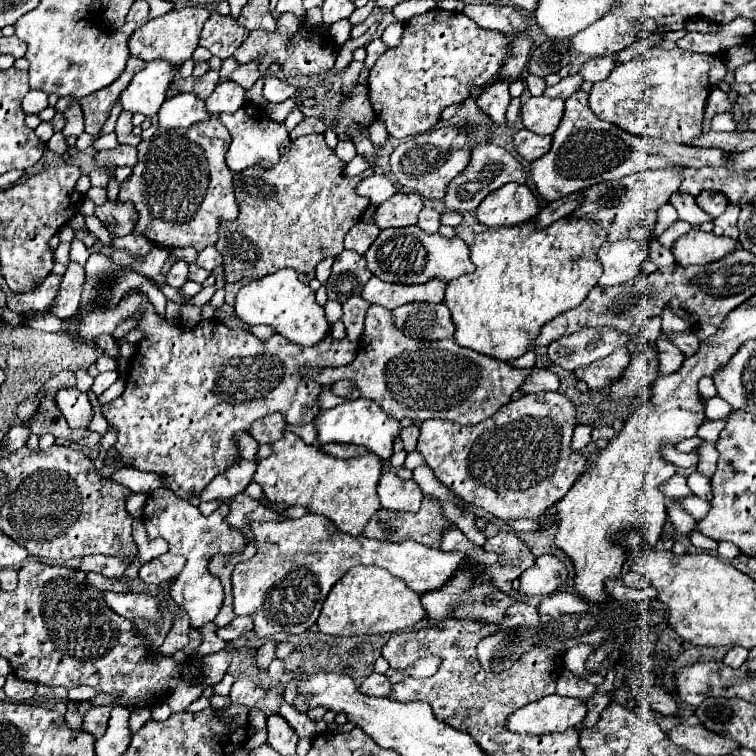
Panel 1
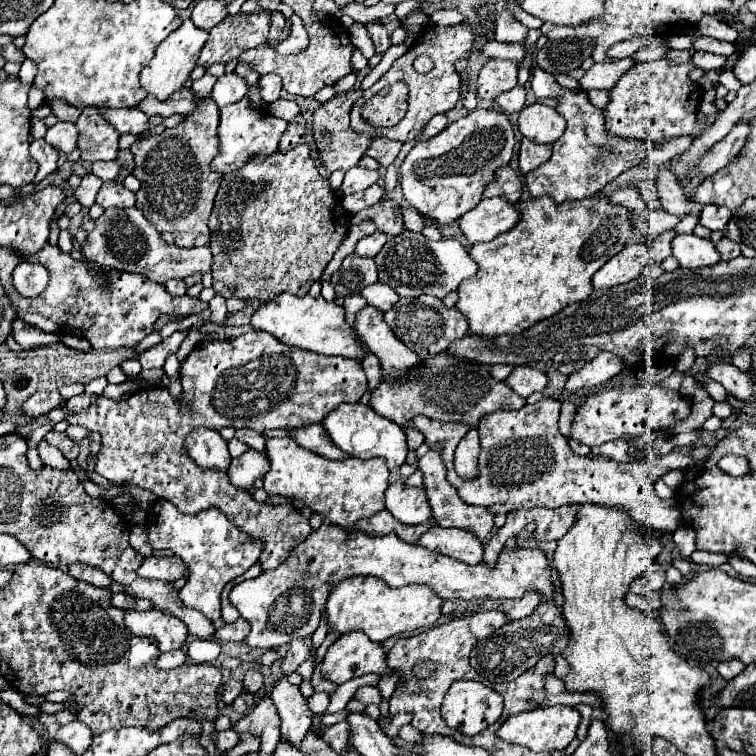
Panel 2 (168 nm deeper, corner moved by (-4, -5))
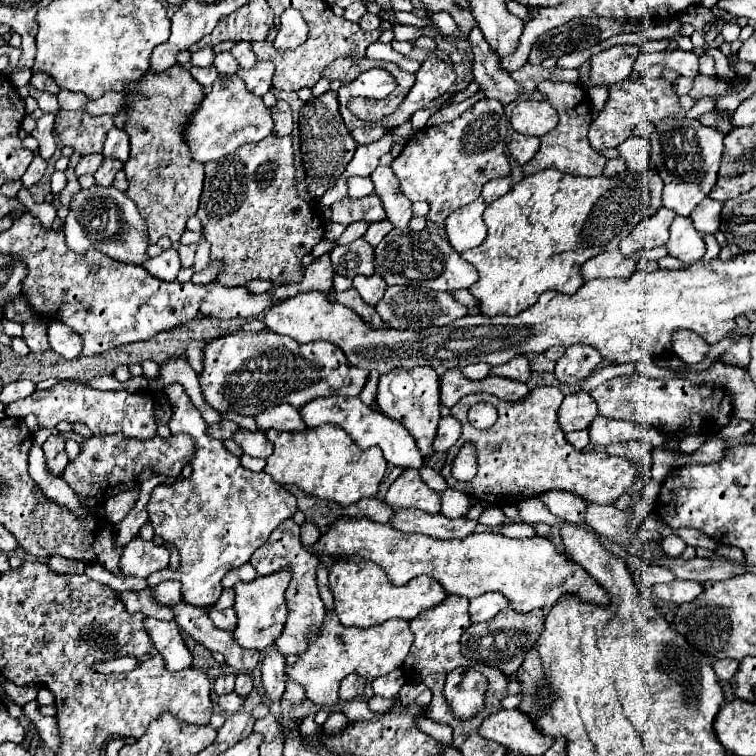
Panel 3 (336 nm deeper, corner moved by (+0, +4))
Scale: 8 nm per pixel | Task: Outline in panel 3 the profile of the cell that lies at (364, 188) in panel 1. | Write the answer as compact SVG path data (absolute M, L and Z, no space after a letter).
M349 177L347 189L349 189L351 199L359 199L373 193L373 181L369 177Z

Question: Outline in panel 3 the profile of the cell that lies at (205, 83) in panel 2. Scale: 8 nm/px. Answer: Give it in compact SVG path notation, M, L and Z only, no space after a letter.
M209 65L209 67L189 67L189 73L197 79L197 83L201 83L203 87L211 87L213 81L217 79L217 69L215 65Z

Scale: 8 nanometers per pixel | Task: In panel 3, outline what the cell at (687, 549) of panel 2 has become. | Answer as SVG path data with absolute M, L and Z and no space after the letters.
M669 535L669 537L665 537L665 539L661 541L661 547L663 547L665 555L669 555L669 557L679 557L687 545L685 545L685 541L683 541L681 537Z

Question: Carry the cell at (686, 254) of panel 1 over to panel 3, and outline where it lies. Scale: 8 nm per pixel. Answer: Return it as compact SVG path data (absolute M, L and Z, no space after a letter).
M675 217L669 229L669 241L665 243L667 253L685 265L691 265L693 261L699 261L705 255L705 243L701 233L693 229L693 223L689 217Z

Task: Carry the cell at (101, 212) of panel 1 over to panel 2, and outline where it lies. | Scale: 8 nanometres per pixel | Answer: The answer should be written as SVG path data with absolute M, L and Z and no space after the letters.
M109 180L97 192L97 204L103 210L107 210L107 208L133 208L135 194L129 192L127 188L123 188L121 184L115 184L113 180Z

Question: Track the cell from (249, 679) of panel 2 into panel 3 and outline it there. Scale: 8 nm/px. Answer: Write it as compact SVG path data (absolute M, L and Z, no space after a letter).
M247 673L237 675L237 681L235 681L235 691L241 695L241 699L245 699L245 697L253 691L253 679L251 679Z

